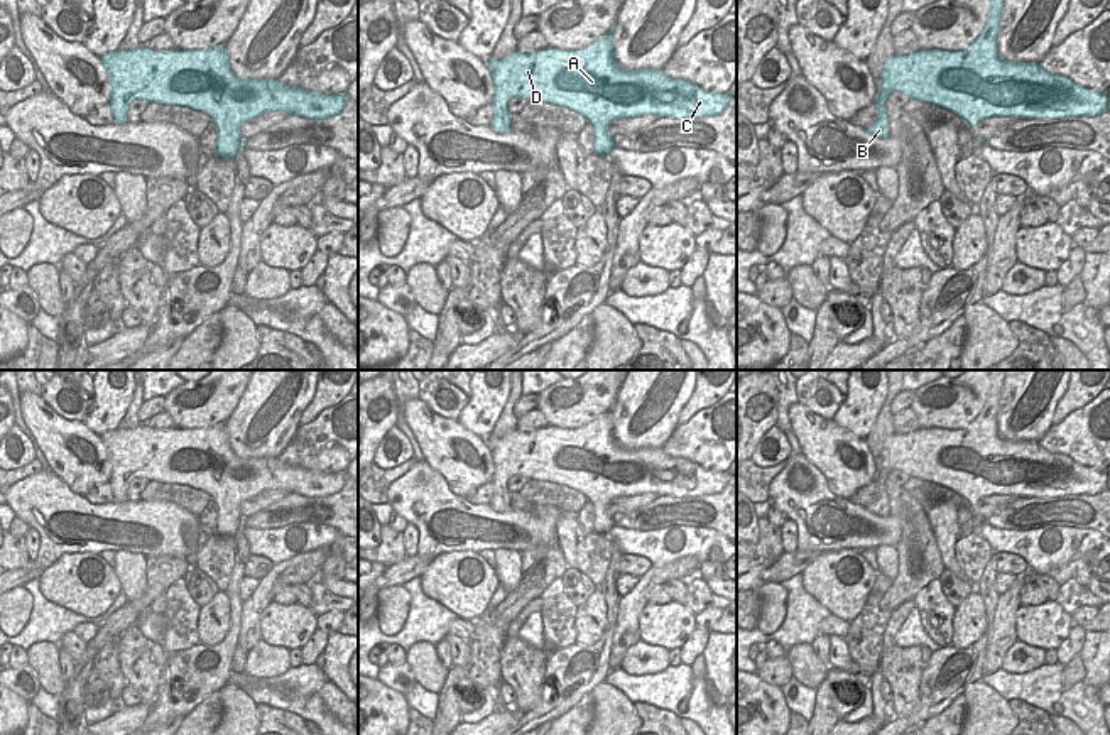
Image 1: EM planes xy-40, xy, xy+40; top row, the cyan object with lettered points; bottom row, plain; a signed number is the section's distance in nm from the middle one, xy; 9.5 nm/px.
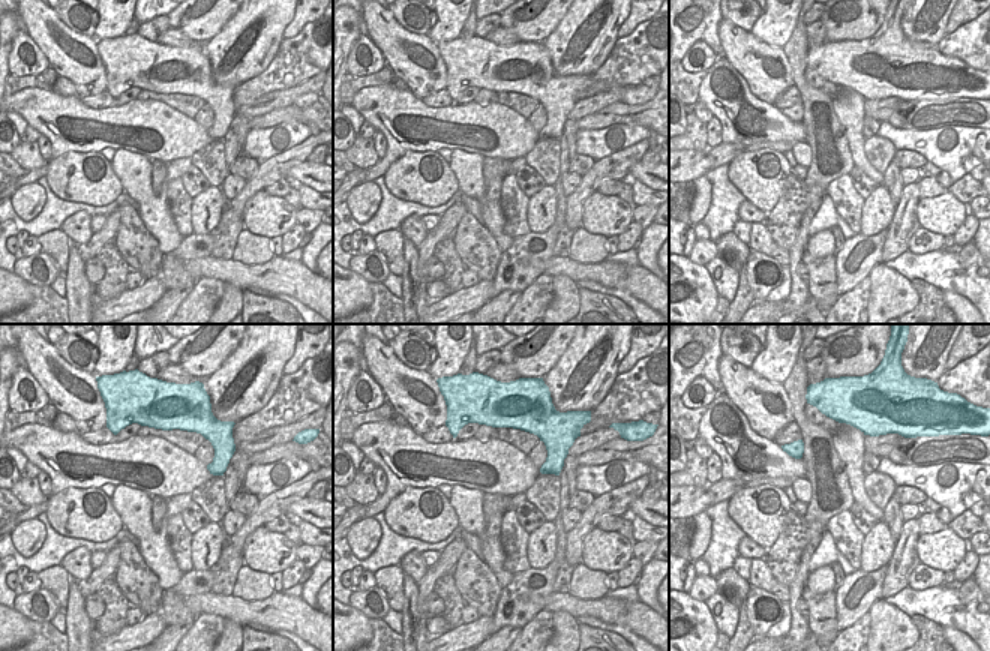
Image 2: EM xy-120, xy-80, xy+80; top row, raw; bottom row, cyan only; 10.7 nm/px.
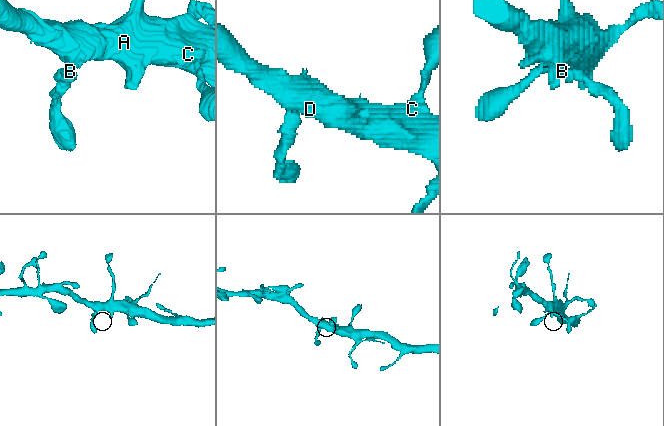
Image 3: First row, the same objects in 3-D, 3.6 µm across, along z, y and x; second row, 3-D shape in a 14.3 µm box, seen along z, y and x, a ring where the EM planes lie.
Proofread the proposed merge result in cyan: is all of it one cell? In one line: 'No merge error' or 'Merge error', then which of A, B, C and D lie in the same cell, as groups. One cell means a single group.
No merge error. Groups: A B C D

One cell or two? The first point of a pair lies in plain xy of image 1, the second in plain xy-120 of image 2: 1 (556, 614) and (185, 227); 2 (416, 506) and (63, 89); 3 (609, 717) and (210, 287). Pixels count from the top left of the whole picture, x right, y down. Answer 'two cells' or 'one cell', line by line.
1: one cell
2: two cells
3: two cells

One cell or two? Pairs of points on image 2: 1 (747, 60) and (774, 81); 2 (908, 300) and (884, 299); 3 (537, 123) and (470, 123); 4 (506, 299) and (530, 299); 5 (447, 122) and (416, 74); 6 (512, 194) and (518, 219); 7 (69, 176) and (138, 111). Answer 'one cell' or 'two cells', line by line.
1: one cell
2: one cell
3: two cells
4: two cells
5: two cells
6: one cell
7: two cells

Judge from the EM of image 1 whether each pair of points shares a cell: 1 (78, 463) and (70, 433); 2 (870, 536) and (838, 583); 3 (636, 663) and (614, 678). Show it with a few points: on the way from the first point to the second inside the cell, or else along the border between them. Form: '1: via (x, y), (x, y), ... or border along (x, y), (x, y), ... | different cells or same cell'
1: via (75, 457), (65, 446), (66, 440) | same cell
2: border along (859, 549), (830, 549), (823, 553) | different cells
3: border along (619, 668), (631, 675), (656, 675), (663, 671) | different cells

